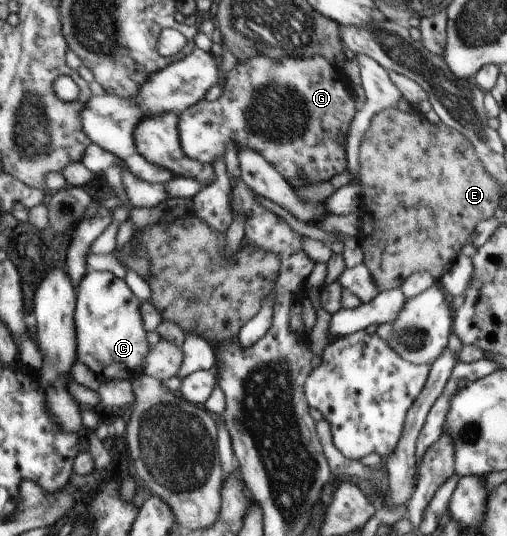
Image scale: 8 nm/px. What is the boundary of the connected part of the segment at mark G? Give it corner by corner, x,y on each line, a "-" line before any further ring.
257,54
250,60
239,60
224,80
222,94
215,101
202,99
179,114
180,140
191,159
215,166
226,154
226,146
233,142
237,150
246,148
260,153
288,184
298,189
329,181
347,168
345,136
357,111
356,102
349,93
345,73
322,55
280,60

